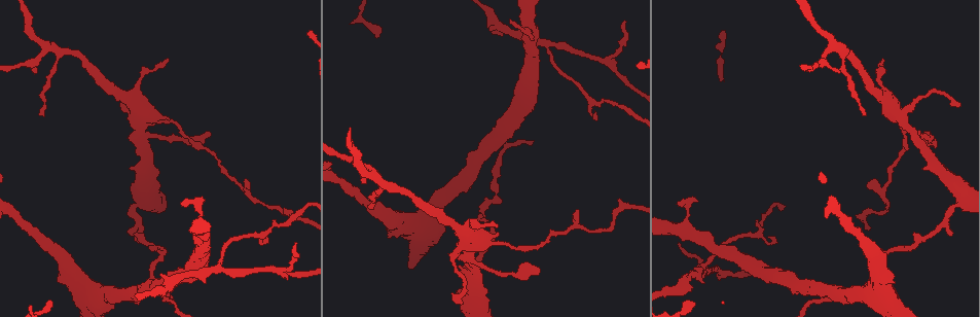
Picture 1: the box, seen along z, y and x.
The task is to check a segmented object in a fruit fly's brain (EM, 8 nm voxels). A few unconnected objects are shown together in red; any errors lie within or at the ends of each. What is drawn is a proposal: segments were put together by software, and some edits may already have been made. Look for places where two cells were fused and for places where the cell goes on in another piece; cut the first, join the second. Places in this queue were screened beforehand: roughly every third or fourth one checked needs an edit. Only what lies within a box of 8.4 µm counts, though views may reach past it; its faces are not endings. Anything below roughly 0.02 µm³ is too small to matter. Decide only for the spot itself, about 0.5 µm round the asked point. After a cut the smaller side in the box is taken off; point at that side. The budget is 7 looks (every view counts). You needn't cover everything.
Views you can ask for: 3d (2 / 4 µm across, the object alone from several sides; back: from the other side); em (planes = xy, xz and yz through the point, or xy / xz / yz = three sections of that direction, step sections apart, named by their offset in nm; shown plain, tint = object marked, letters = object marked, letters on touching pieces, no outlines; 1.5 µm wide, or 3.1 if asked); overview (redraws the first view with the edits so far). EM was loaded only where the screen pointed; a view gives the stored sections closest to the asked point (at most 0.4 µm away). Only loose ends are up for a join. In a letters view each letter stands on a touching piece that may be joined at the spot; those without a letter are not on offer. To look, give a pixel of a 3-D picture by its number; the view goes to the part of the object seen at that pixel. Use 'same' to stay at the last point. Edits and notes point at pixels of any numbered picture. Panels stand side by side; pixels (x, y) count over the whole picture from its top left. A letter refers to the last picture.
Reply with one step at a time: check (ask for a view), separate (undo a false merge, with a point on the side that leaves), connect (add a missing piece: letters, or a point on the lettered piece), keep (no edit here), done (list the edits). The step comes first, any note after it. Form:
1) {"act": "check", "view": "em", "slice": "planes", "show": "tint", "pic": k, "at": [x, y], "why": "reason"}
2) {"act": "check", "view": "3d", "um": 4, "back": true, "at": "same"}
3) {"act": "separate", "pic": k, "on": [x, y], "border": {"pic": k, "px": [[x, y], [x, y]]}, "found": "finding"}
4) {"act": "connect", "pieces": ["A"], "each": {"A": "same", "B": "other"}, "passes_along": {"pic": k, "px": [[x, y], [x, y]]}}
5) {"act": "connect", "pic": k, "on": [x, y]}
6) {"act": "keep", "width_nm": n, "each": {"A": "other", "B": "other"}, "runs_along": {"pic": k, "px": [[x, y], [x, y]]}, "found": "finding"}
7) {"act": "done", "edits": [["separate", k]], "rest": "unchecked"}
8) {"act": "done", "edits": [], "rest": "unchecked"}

{"act": "check", "view": "3d", "um": 2, "pic": 1, "at": [678, 202]}

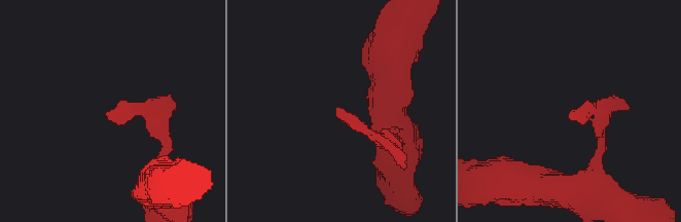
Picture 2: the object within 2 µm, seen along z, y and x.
{"act": "check", "view": "em", "slice": "xy", "step": 8, "show": "letters", "pic": 2, "at": [110, 117], "why": "now the EM"}

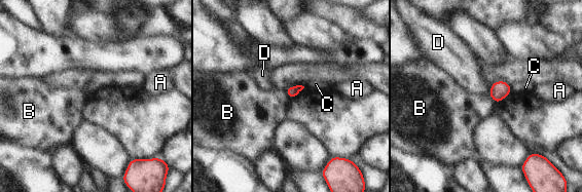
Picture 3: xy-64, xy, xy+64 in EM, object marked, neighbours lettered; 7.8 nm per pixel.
{"act": "keep", "longest_contact_nm": ["B", 100], "each": {"A": "other", "B": "other", "C": "other", "D": "other"}, "border": {"pic": 3, "px": [[487, 94], [497, 103]]}, "found": "none of them fits"}

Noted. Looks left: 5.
{"act": "check", "view": "3d", "um": 2, "pic": 1, "at": [472, 262], "why": "three-way junction"}

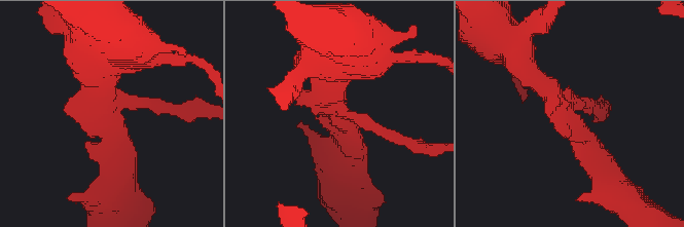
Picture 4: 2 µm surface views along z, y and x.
{"act": "check", "view": "em", "slice": "planes", "show": "letters", "pic": 4, "at": [340, 119]}

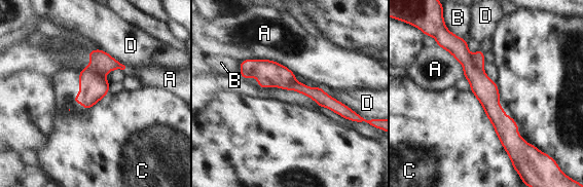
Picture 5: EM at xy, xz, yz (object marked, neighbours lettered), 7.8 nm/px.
{"act": "separate", "pic": 5, "on": [479, 55], "each": {"A": "other", "B": "other", "C": "other", "D": "other"}, "part_leaving": {"pic": 5, "px": [[291, 86], [317, 94], [342, 113]]}, "found": "a second cell is stuck on"}

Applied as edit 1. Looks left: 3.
{"act": "check", "view": "3d", "um": 2, "pic": 1, "at": [950, 206], "why": "thick turns thin"}

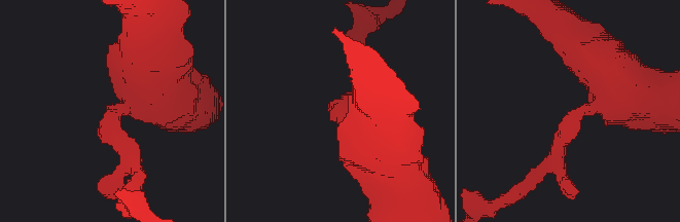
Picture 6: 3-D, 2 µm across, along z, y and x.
{"act": "check", "view": "em", "slice": "xy", "step": 8, "show": "letters", "pic": 6, "at": [576, 117], "why": "shape alone is not enough"}

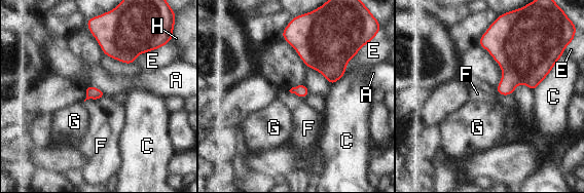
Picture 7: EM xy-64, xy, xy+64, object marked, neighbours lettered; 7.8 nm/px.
{"act": "keep", "each": {"A": "other", "C": "other", "E": "other", "F": "other", "G": "other", "H": "other"}, "found": "one cell here"}

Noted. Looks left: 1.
{"act": "done", "edits": [["separate", 5]], "rest": "unchecked"}

